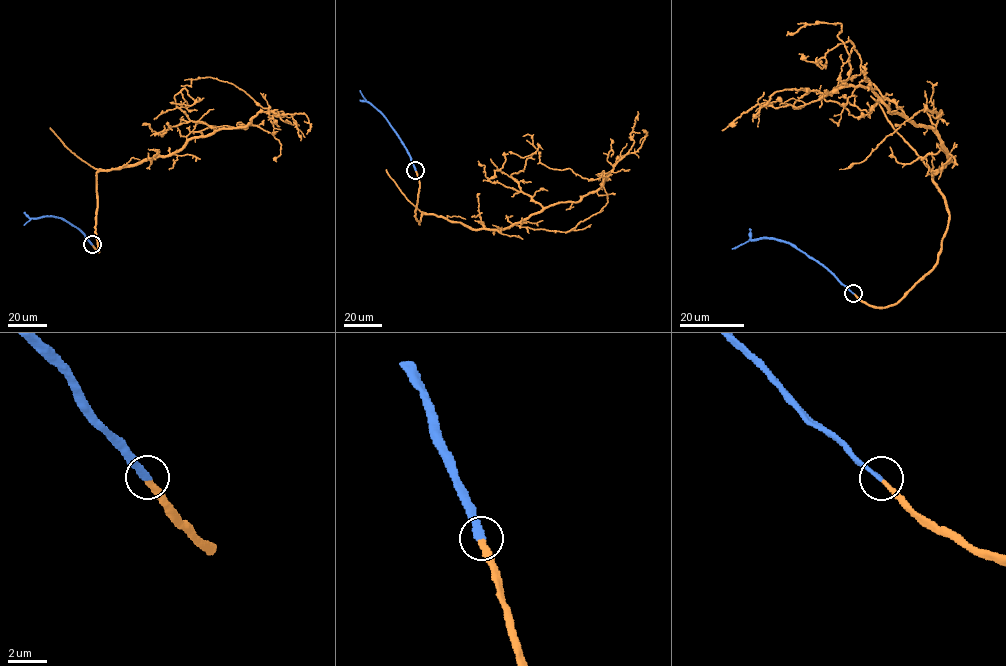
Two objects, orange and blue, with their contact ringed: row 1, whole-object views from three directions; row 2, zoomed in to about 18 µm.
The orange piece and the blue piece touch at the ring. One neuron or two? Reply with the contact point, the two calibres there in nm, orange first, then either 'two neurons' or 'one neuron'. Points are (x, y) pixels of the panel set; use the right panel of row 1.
at (853, 293); 280 nm thick on the orange side, 280 nm on the other; one neuron

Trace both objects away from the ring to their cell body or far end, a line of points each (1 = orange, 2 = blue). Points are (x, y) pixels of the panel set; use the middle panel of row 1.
1: (415, 170), (419, 224), (435, 214), (474, 229), (508, 228), (602, 184), (602, 177), (542, 164), (523, 136)
2: (415, 170), (399, 137), (360, 90)

